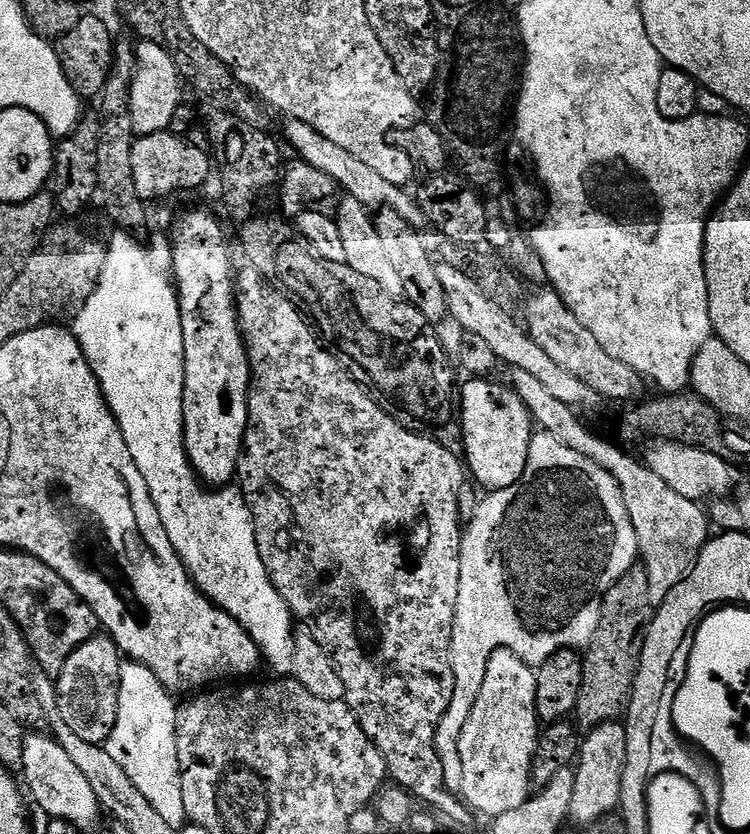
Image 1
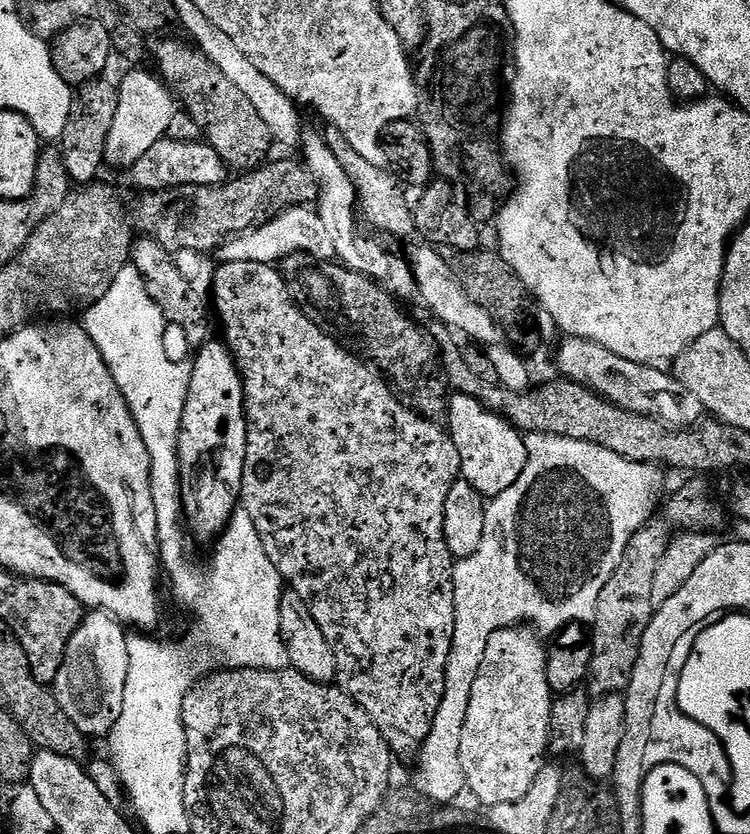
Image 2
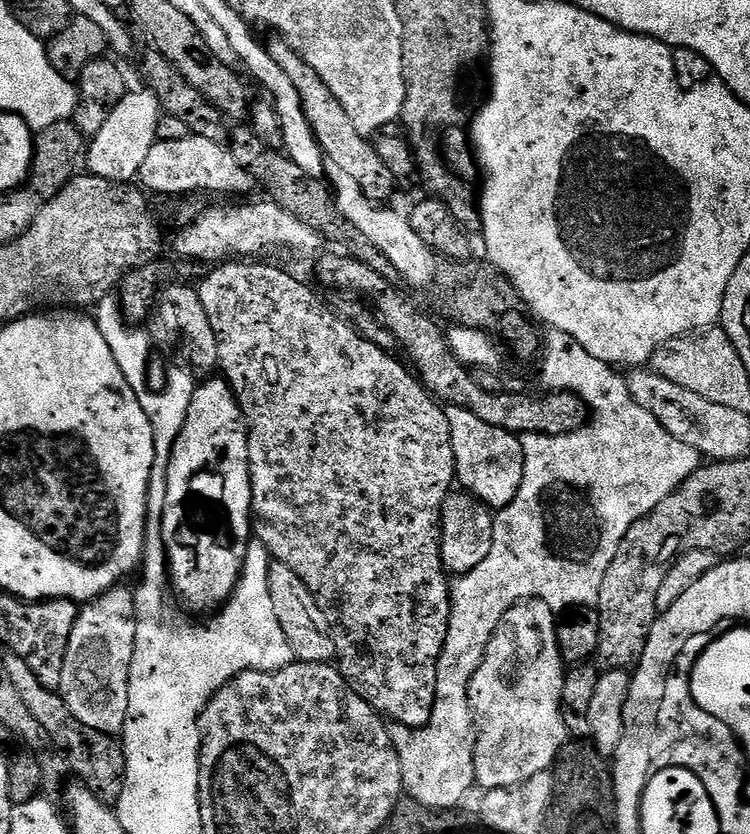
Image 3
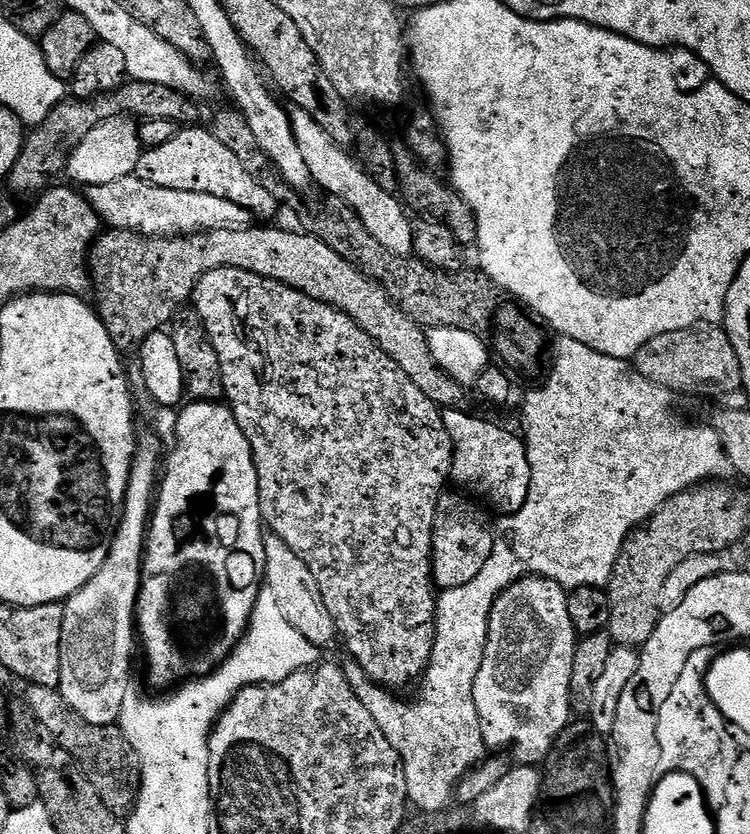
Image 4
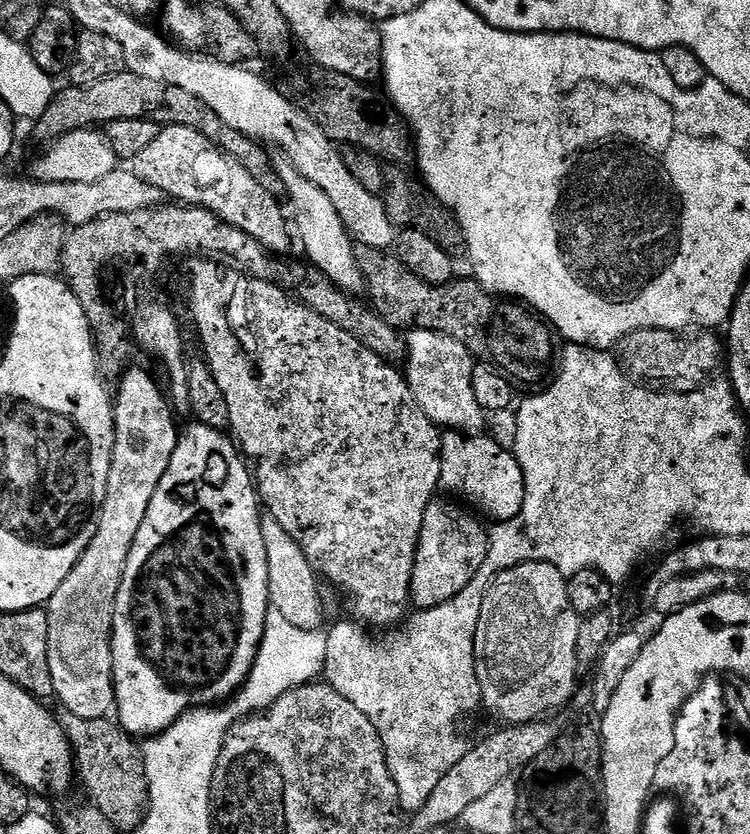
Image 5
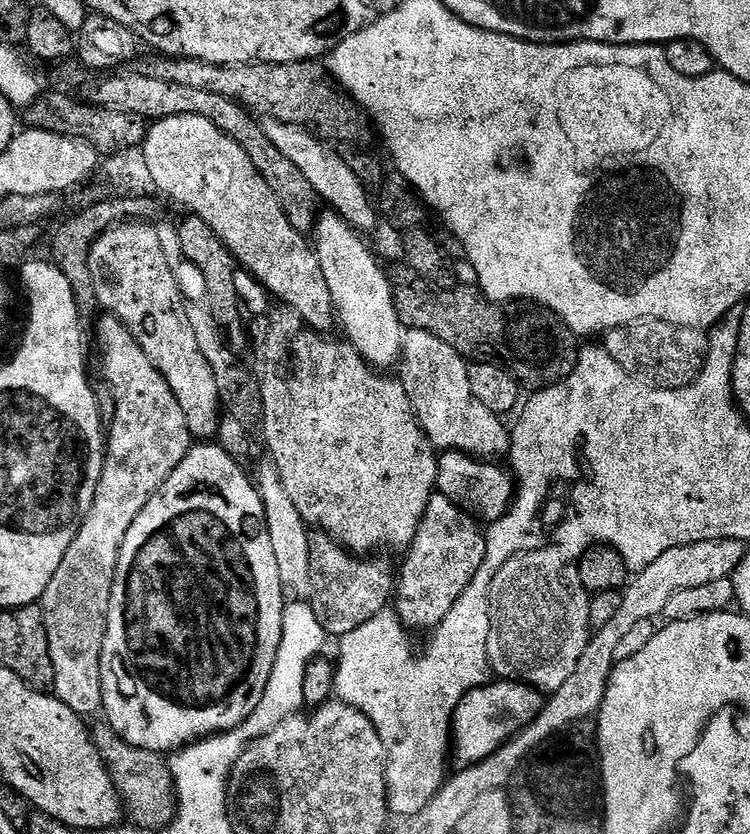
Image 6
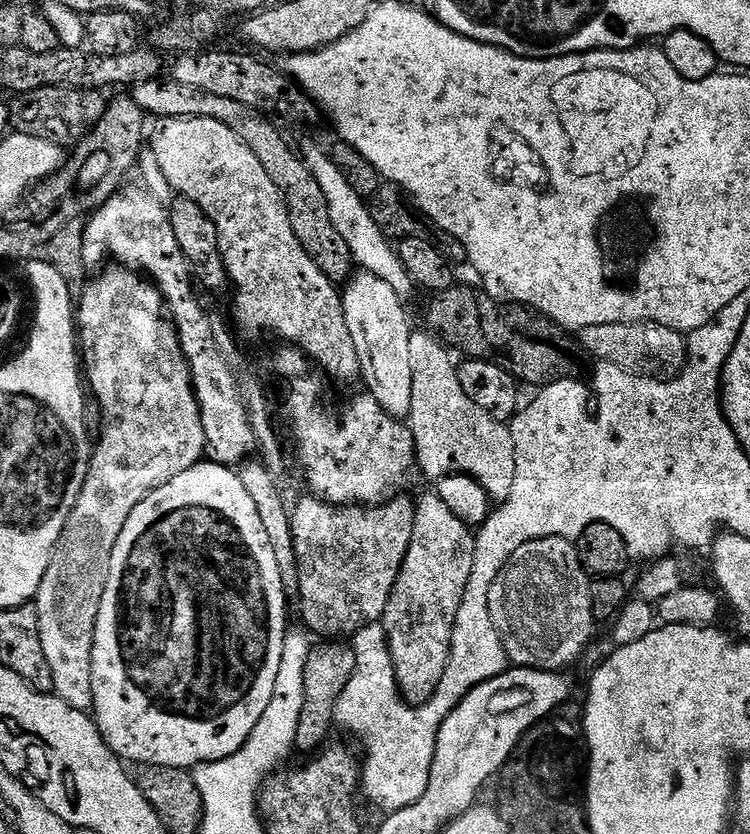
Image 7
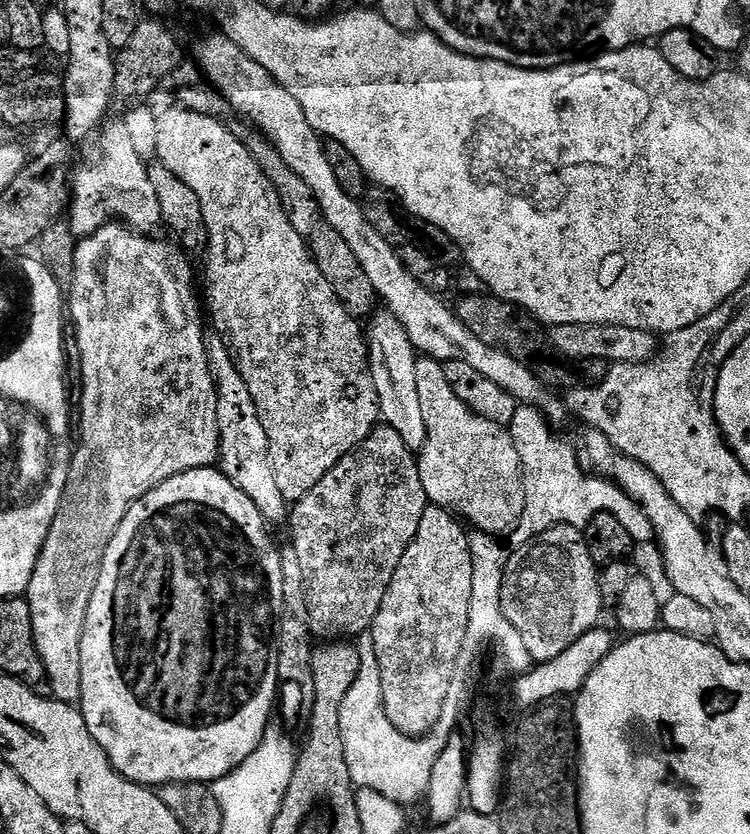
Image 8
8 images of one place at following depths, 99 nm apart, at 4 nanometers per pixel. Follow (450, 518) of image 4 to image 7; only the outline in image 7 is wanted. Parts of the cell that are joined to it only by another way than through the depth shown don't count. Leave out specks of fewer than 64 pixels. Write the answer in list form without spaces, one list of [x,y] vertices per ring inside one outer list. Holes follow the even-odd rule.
[[[429,494],[417,499],[415,506],[410,550],[406,550],[382,623],[400,694],[408,704],[419,706],[431,700],[448,669],[458,610],[476,561],[476,538],[440,496]]]

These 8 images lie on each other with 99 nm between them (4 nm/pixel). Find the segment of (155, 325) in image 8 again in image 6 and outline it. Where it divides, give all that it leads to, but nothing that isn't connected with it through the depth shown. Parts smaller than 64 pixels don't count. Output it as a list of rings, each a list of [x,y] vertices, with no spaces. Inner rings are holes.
[[[104,314],[104,317],[96,324],[96,344],[100,347],[100,364],[104,367],[104,380],[112,387],[112,396],[116,399],[116,421],[111,421],[110,431],[106,436],[106,451],[104,454],[104,469],[102,470],[102,478],[98,482],[98,494],[94,498],[94,506],[90,510],[90,514],[84,519],[84,525],[80,527],[80,532],[76,535],[76,541],[70,546],[70,550],[66,552],[66,558],[62,562],[62,566],[58,568],[58,574],[54,574],[54,578],[50,582],[50,586],[46,586],[42,607],[44,610],[44,621],[46,622],[46,638],[50,638],[50,662],[54,662],[54,695],[61,700],[66,706],[70,706],[70,710],[74,710],[80,717],[89,718],[101,711],[104,707],[104,691],[102,690],[102,646],[106,638],[106,626],[108,625],[108,615],[110,614],[110,598],[114,590],[114,578],[116,577],[116,567],[118,566],[118,558],[120,557],[120,547],[126,538],[126,534],[130,530],[130,526],[134,522],[134,518],[138,518],[138,514],[146,506],[146,502],[151,496],[159,490],[166,482],[166,478],[170,478],[170,474],[182,463],[188,456],[188,452],[194,447],[194,437],[192,431],[188,428],[186,422],[186,414],[182,410],[182,406],[178,406],[178,398],[174,396],[174,390],[170,388],[166,382],[166,378],[153,366],[150,358],[146,358],[146,354],[140,349],[140,344],[135,336],[122,321],[116,319],[111,314]]]

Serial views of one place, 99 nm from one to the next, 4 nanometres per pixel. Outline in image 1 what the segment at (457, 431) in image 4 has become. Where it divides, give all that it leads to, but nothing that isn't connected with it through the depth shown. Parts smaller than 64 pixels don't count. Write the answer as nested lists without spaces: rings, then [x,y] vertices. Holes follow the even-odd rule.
[[[488,378],[465,381],[460,388],[460,421],[464,427],[463,455],[467,471],[484,490],[497,492],[514,486],[524,477],[534,435],[532,415],[526,402],[507,383],[491,384],[493,381]]]

